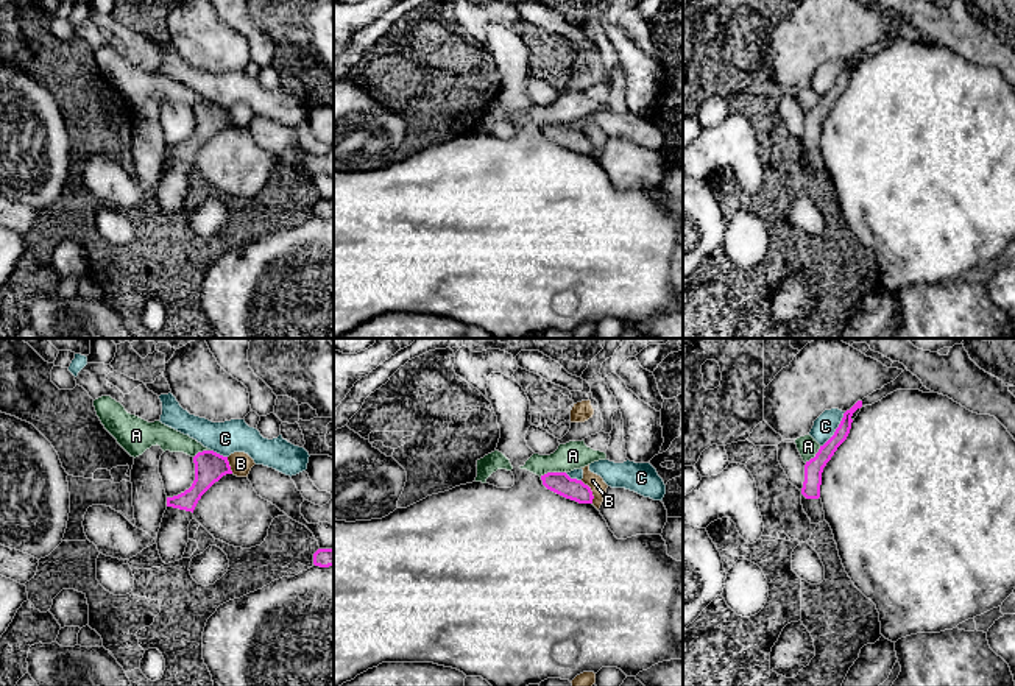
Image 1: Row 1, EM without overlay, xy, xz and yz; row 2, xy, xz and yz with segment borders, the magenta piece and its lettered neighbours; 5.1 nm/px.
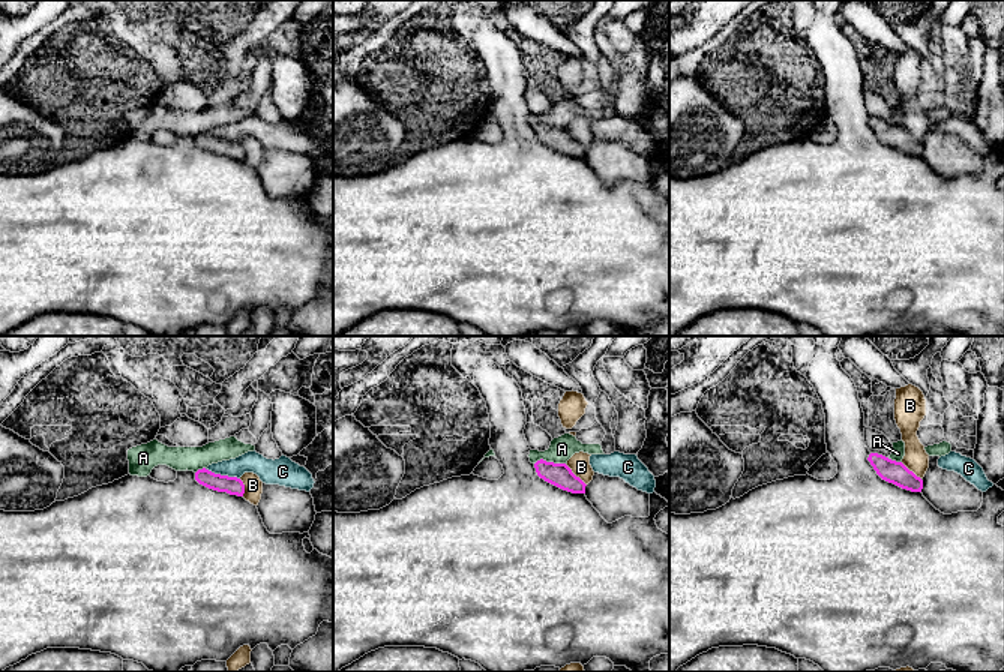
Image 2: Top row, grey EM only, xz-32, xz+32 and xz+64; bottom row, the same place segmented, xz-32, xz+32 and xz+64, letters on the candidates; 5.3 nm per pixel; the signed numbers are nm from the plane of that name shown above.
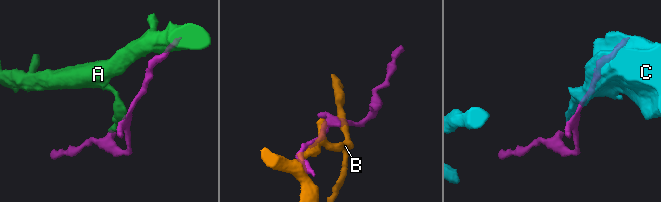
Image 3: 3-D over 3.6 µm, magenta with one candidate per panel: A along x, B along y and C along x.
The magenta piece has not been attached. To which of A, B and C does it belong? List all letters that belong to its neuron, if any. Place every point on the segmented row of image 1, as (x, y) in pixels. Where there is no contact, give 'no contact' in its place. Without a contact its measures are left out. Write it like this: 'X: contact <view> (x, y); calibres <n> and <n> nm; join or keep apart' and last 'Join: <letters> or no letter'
A: contact xz (552, 473); calibres 110 and 140 nm; keep apart
B: contact xz (591, 491); calibres 110 and 80 nm; keep apart
C: contact yz (836, 429); calibres 100 and 120 nm; keep apart
Join: no letter

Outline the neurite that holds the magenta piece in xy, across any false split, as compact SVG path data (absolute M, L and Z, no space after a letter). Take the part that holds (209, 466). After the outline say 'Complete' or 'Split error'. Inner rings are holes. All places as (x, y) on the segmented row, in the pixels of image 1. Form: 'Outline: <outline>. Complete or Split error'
Outline: M203 451L193 457L195 480L184 493L167 497L167 510L164 513L156 544L159 555L165 564L182 560L189 543L189 524L193 510L201 496L223 476L232 474L228 457L214 451Z. Split error

